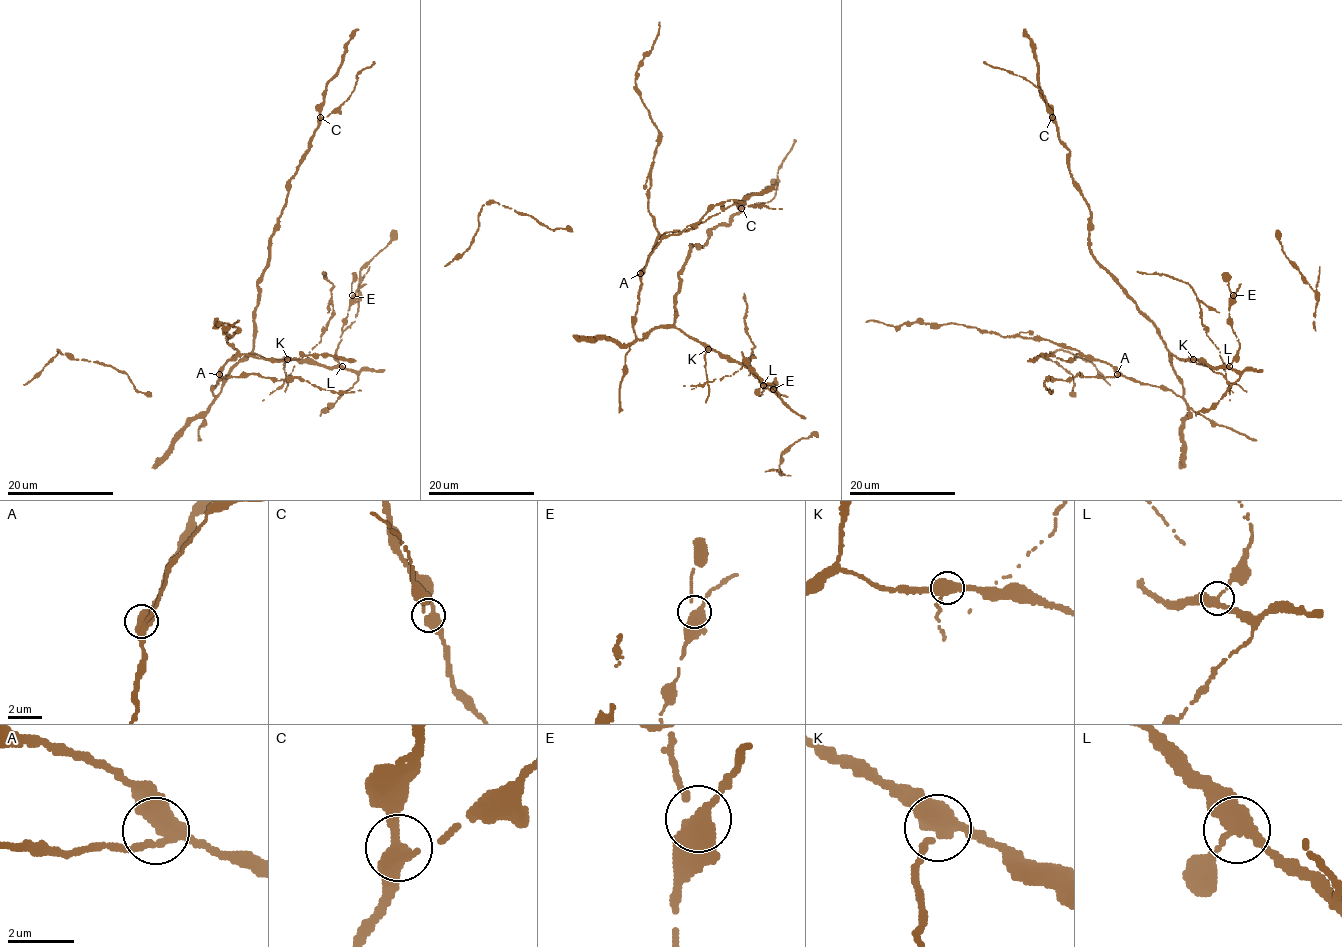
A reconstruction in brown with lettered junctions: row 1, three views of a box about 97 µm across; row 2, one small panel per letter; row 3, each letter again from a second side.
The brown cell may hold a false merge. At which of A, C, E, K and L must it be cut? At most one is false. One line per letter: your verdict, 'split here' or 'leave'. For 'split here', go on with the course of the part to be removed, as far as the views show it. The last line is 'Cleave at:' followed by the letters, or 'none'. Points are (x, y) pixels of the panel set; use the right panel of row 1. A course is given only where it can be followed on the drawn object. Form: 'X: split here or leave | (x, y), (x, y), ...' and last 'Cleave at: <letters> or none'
A: leave
C: leave
E: leave
K: split here | (1193, 359), (1226, 375), (1218, 349), (1206, 334), (1199, 302), (1189, 285), (1165, 274), (1137, 271)
L: leave
Cleave at: K

